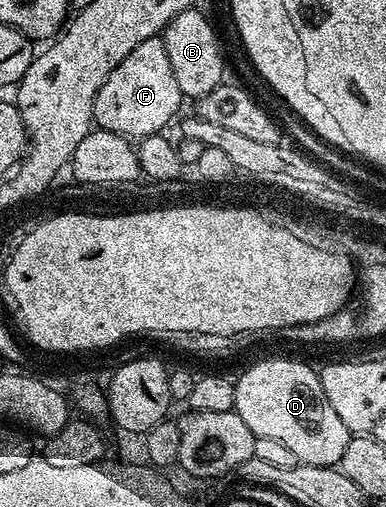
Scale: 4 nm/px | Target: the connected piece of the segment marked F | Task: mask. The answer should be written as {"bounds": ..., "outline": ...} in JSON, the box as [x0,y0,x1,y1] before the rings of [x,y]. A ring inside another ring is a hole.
{"bounds":[94,36,184,139],"outline":[[[162,36],[150,37],[145,43],[137,43],[137,47],[121,59],[109,79],[101,83],[101,91],[97,91],[95,100],[94,124],[128,139],[148,137],[163,133],[166,125],[175,116],[180,116],[179,104],[184,101],[177,79],[173,79],[173,67],[169,67],[169,54],[165,52]]]}

